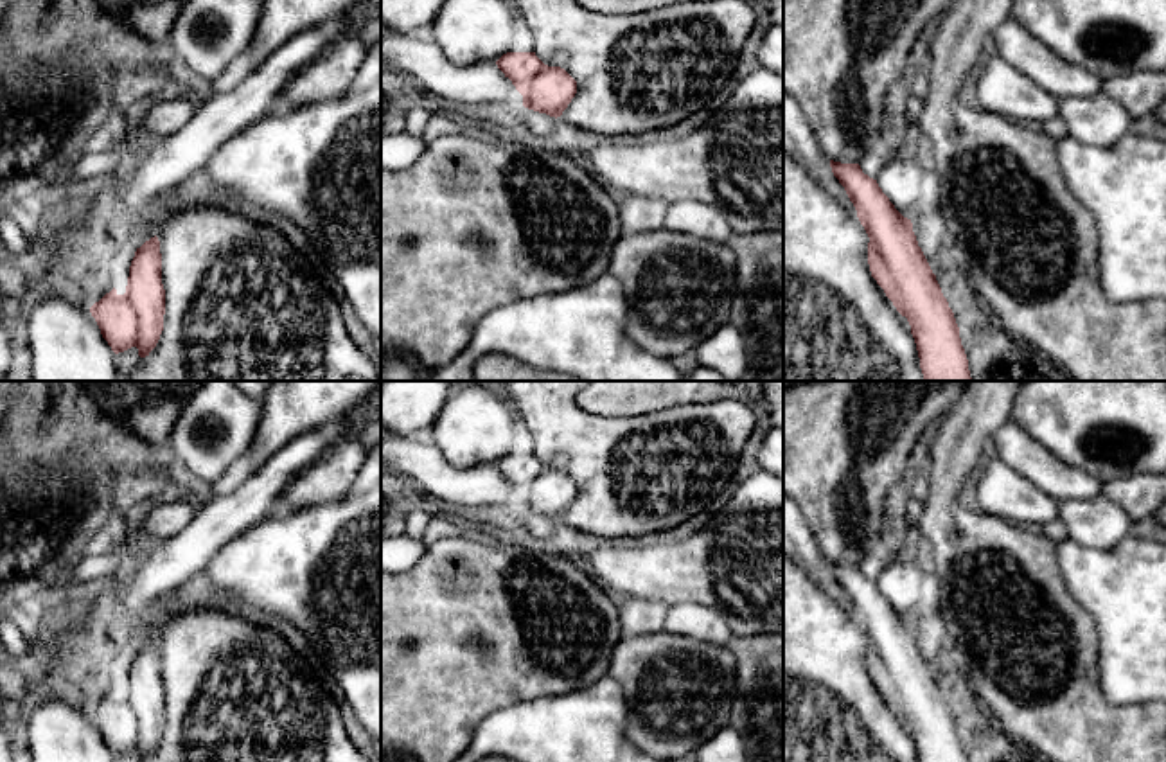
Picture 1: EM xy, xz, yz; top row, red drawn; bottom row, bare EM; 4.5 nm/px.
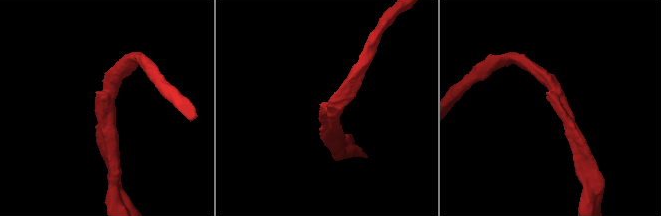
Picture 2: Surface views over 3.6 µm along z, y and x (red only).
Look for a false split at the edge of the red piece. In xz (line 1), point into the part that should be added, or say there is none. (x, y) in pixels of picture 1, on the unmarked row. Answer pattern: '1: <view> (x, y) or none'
1: none

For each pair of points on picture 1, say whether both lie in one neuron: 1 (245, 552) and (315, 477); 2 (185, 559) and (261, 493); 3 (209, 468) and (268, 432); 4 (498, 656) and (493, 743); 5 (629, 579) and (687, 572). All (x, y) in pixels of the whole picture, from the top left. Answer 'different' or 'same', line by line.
1: different
2: same
3: different
4: different
5: same

